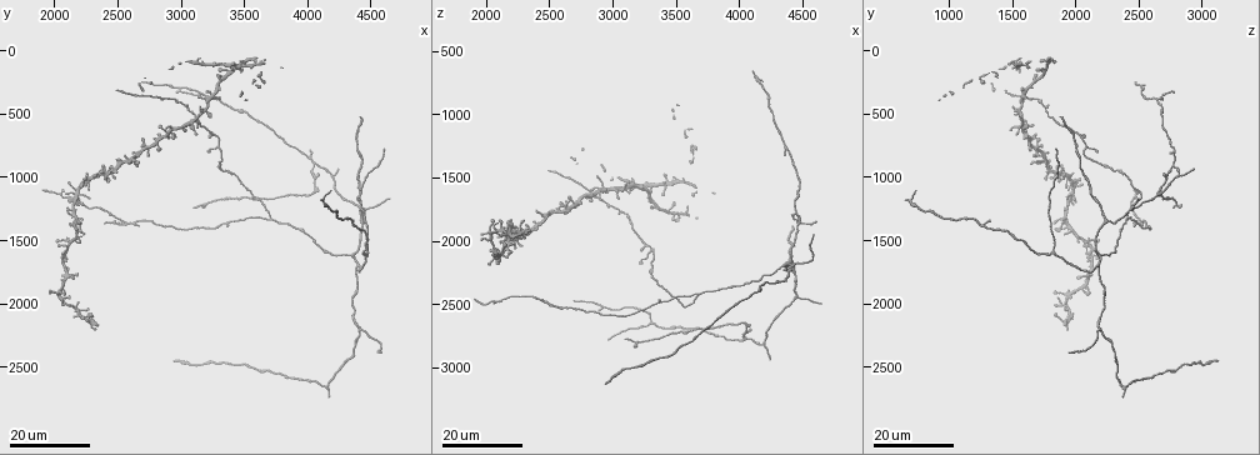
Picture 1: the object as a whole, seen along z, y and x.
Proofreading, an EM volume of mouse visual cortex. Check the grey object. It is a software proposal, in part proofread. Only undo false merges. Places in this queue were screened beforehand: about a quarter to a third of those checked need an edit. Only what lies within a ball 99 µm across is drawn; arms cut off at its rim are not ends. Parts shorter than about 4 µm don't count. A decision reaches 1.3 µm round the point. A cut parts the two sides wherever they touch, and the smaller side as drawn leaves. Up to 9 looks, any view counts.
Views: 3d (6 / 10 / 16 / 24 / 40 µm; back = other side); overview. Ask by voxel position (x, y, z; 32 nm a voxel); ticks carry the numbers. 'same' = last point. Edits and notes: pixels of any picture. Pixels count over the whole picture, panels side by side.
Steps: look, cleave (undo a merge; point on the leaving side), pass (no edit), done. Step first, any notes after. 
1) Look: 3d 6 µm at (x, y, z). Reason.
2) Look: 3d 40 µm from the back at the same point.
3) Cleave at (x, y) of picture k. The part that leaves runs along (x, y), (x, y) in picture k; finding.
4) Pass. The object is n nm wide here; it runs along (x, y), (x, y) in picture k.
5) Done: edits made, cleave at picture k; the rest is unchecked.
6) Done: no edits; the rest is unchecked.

Look: 3d 24 µm at (4460, 1580, 1820). Small branch off a trunk.

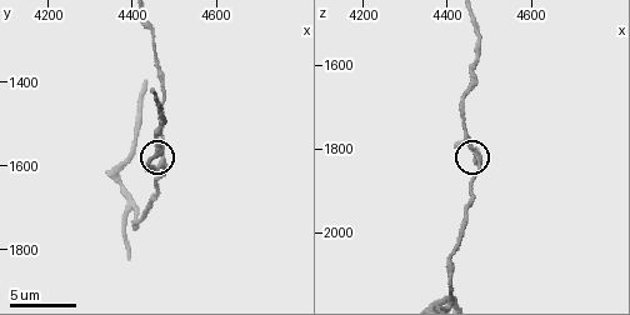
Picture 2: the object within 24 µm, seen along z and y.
Look: 3d 10 µm at (4475, 1585, 1815). Closer look.

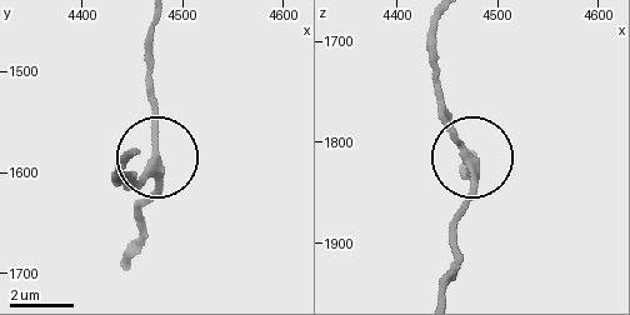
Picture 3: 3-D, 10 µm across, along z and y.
Pass. The side arm is 31 µm long; it runs along (130, 264), (154, 186), (154, 76) in picture 3; one cell here.

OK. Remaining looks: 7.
Look: 3d 24 µm at (4380, 1680, 2160). Side arm on a straight run.

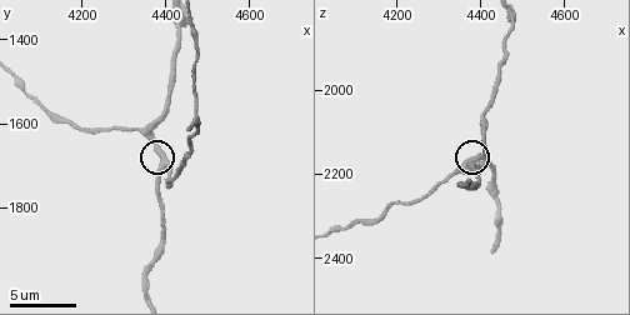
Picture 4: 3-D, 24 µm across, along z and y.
Look: 3d 6 µm at (4395, 1695, 2170).

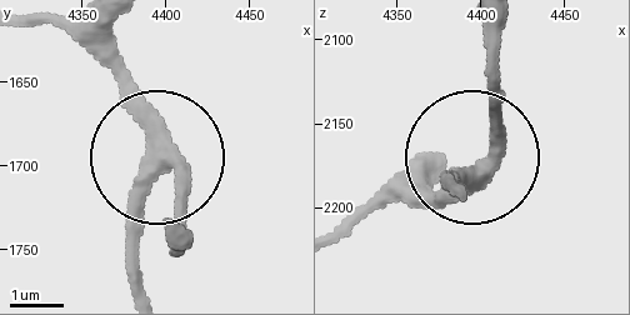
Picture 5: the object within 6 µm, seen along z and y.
Pass. 3 arms meet here; it runs along (346, 231), (373, 209), (435, 195), (480, 159), (494, 88) in picture 5; continuous, no second cell.

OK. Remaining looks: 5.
Look: 3d 24 µm at (4400, 2220, 2200). Arms part here.

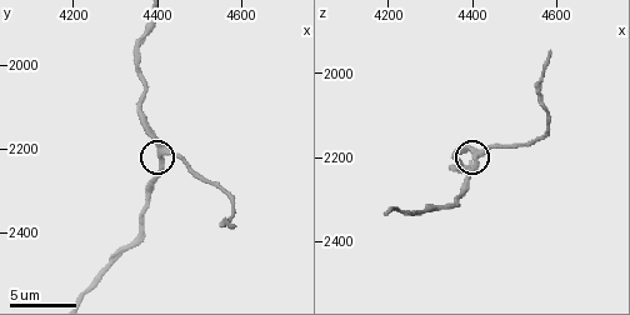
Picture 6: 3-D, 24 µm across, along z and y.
Look: 3d 10 µm at (4410, 2210, 2190).

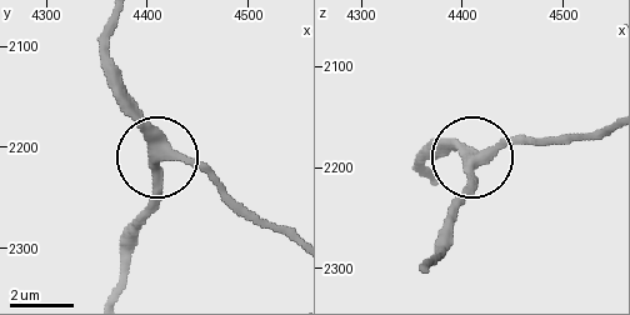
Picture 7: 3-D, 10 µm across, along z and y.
Pass. The object is 340 nm wide here; it runs along (109, 24), (115, 89), (150, 153), (195, 166), (241, 206) in picture 7; all the same cell.

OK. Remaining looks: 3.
Look: 3d 16 µm at (4040, 880, 2780). Side arm on a straight run.

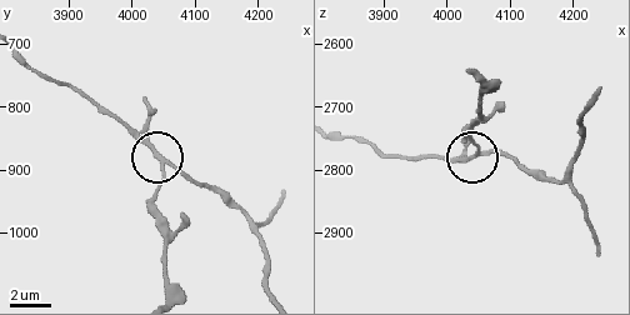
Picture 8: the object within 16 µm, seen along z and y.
Look: 3d 6 µm at (4050, 890, 2770).

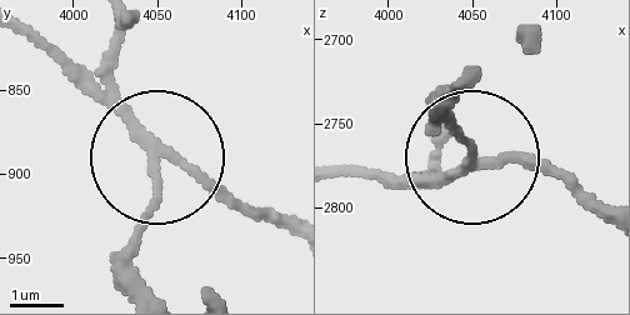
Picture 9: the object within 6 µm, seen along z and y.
Cleave at (110, 46) of picture 9. The object is 160 nm wide here; the part that leaves runs along (126, 128), (154, 178), (140, 285) in picture 9; a second cell is stuck on.

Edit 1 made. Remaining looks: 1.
Done: edits made, cleave at picture 9; the rest is unchecked.

